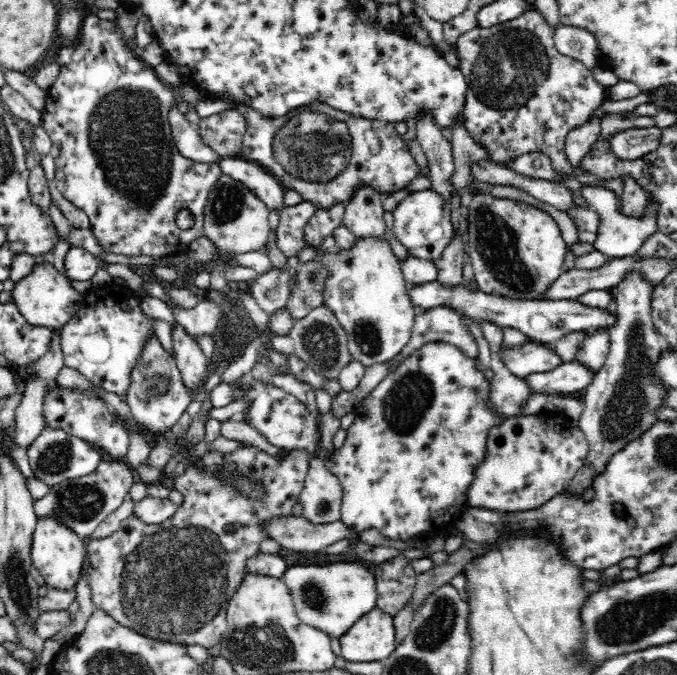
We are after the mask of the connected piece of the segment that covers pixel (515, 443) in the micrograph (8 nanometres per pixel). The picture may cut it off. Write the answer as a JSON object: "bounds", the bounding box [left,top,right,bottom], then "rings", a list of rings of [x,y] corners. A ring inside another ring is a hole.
{"bounds":[467,414,588,513],"rings":[[[562,414],[512,416],[487,433],[486,452],[475,468],[467,503],[490,511],[514,513],[542,506],[566,491],[570,480],[586,463],[588,439],[578,424]]]}

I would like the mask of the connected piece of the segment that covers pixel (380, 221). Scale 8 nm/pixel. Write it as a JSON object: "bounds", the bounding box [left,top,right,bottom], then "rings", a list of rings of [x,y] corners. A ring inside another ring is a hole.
{"bounds":[343,187,386,240],"rings":[[[358,187],[345,204],[343,225],[354,234],[356,239],[381,238],[386,240],[386,225],[384,223],[384,208],[382,201],[385,194],[370,187]]]}

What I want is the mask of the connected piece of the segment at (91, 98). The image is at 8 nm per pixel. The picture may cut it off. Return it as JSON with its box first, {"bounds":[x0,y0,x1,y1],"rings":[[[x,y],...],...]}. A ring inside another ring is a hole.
{"bounds":[41,15,222,264],"rings":[[[88,15],[83,18],[78,42],[76,44],[70,44],[62,40],[62,45],[57,52],[55,60],[60,65],[60,72],[55,82],[47,90],[46,104],[44,110],[41,112],[41,125],[52,141],[49,154],[53,156],[55,162],[54,181],[56,188],[74,206],[86,211],[92,233],[101,243],[101,246],[107,252],[111,252],[111,254],[114,252],[115,254],[125,254],[128,257],[138,257],[142,256],[142,254],[148,255],[149,257],[152,255],[154,261],[157,264],[161,264],[168,256],[188,252],[190,243],[204,235],[204,209],[209,192],[222,176],[222,169],[220,169],[218,163],[194,162],[179,153],[171,133],[168,114],[172,110],[172,106],[181,100],[180,95],[175,87],[167,85],[158,77],[154,68],[148,66],[140,58],[137,50],[130,49],[126,44],[127,39],[123,34],[122,27],[118,25],[117,19],[106,20],[98,18],[96,15]],[[180,210],[189,210],[192,216],[194,216],[194,226],[190,230],[181,230],[176,225],[176,214]]]}

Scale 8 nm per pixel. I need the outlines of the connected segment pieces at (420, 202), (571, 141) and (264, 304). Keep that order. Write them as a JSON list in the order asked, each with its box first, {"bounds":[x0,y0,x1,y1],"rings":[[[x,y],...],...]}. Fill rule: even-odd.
[{"bounds":[392,188,455,263],"rings":[[[432,188],[410,192],[392,211],[394,217],[392,233],[396,236],[396,240],[406,247],[408,253],[412,254],[412,257],[434,263],[442,257],[446,246],[450,245],[455,235],[450,209],[448,201]]]},{"bounds":[565,115,600,167],"rings":[[[592,115],[587,123],[572,129],[566,136],[565,153],[570,165],[577,167],[582,157],[590,150],[590,147],[600,134],[600,118]]]},{"bounds":[246,257,299,317],"rings":[[[290,257],[287,260],[289,266],[286,270],[275,267],[246,285],[248,293],[256,299],[256,303],[268,317],[288,304],[291,294],[289,281],[298,272],[299,260],[297,257]]]}]

